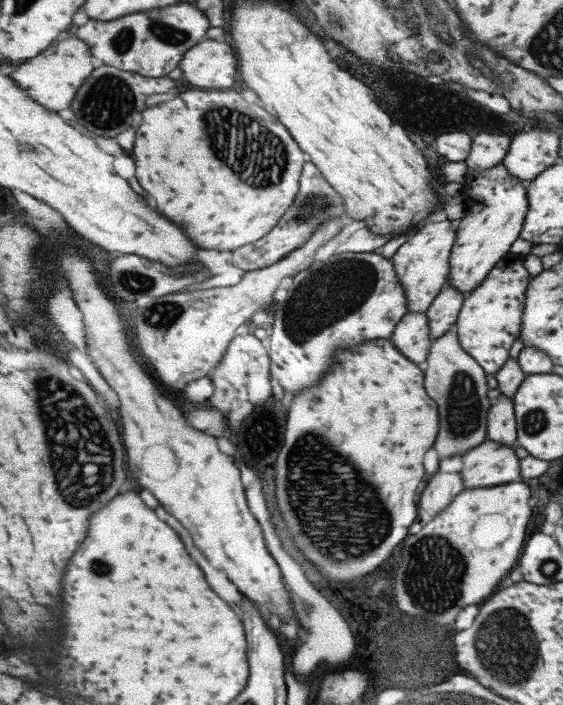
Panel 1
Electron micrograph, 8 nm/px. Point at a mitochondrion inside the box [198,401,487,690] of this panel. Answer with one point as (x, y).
(338, 511)

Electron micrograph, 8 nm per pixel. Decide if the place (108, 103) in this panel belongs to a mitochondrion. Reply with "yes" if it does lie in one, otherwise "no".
yes

